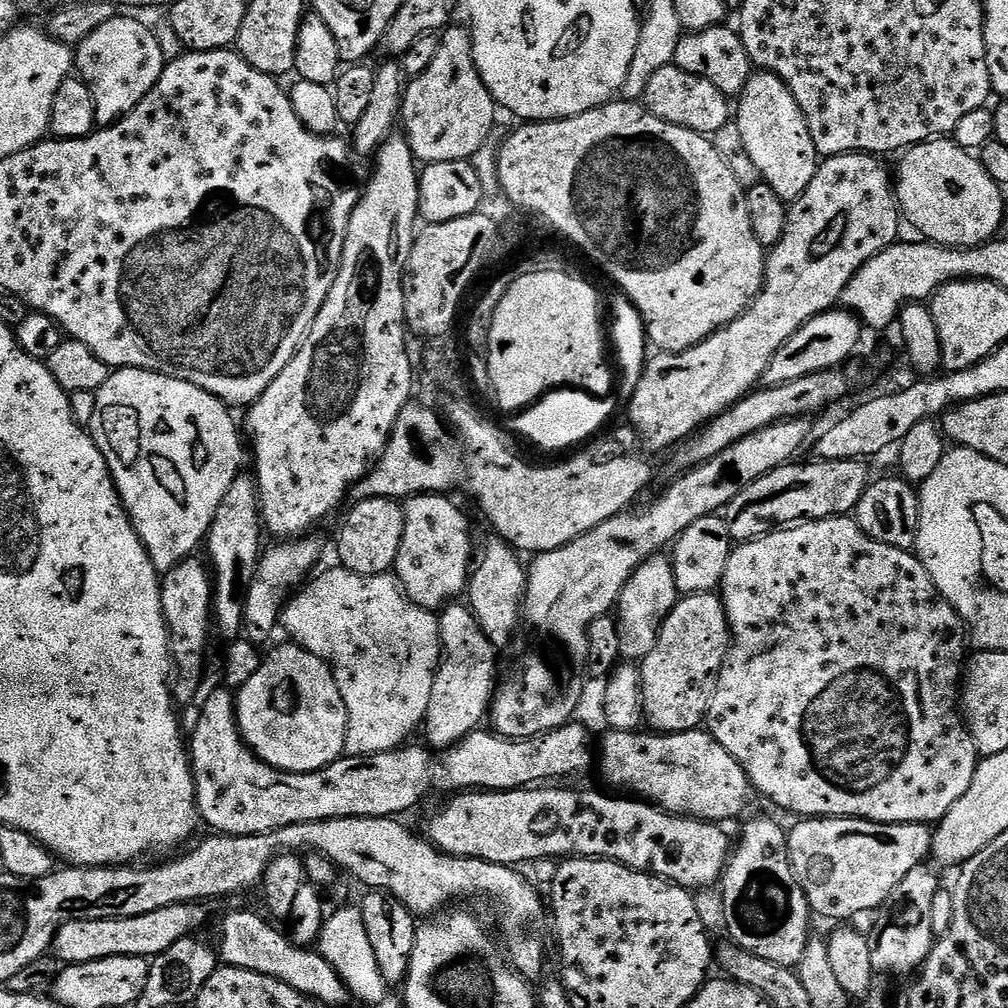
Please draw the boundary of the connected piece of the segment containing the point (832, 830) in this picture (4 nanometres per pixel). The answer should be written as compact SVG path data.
M804 818L790 828L788 832L788 857L792 863L792 869L796 875L796 880L804 888L804 893L808 899L808 907L813 913L825 916L828 920L838 920L834 922L848 922L851 916L860 916L863 912L875 913L877 909L888 903L892 891L900 885L902 878L910 874L910 870L921 867L929 859L932 851L933 829L927 824L875 824L873 820L854 820L851 818Z

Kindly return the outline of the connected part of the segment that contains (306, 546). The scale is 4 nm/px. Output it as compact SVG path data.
M305 534L299 538L288 538L276 542L273 548L263 549L255 580L249 585L247 596L244 597L242 632L250 643L264 646L271 638L272 631L281 623L286 601L309 579L308 571L320 560L320 544L314 537Z

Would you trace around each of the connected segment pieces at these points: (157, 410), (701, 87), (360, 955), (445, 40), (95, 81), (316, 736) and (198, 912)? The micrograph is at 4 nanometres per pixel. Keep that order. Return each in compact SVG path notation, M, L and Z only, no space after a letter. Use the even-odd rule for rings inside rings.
M122 368L113 371L109 375L108 381L96 393L94 418L90 425L92 441L95 442L100 453L106 458L120 500L128 511L128 516L132 519L132 524L136 527L141 542L146 546L157 572L161 574L168 572L171 568L176 568L183 560L189 559L195 553L192 551L199 544L201 547L205 543L210 526L214 522L214 514L218 514L218 506L222 502L222 498L226 498L226 490L230 490L230 486L236 477L241 475L240 463L243 462L244 456L246 460L246 448L245 445L244 448L240 445L240 432L236 429L236 420L228 412L231 412L229 405L214 394L210 394L185 380L179 380L173 376L163 376L157 372L142 370L141 368Z
M668 63L654 78L650 78L650 86L646 86L642 103L650 114L670 122L674 126L682 126L686 130L694 130L701 134L715 134L722 126L730 123L729 97L714 86L714 82L706 82L706 78L690 74ZM729 104L729 108L728 108Z
M359 907L340 908L336 913L329 915L324 921L324 926L318 941L318 951L321 956L338 970L344 979L349 993L356 996L364 1004L380 1004L387 998L390 985L380 969L378 958L374 954L374 946L370 946L370 934L366 930L366 922L362 918Z
M449 26L439 33L438 43L436 45L436 53L434 54L434 62L430 62L429 68L422 70L422 74L411 77L407 81L404 90L404 105L400 108L400 120L402 121L403 135L408 141L410 150L417 158L421 165L433 164L434 162L458 162L459 160L471 160L472 156L483 144L489 143L492 127L496 124L496 112L498 113L498 105L494 97L490 94L490 90L486 90L486 82L482 82L482 78L478 74L478 66L474 62L474 54L472 53L472 33L467 27L456 28L457 26Z
M117 14L110 22L102 22L94 34L74 48L74 68L94 94L96 123L100 126L111 126L133 112L164 73L166 61L155 31L124 15L128 14Z
M283 642L284 644L276 647L261 659L258 670L254 674L254 678L250 678L250 682L246 682L238 689L237 700L234 700L234 711L236 714L236 722L240 725L240 734L244 738L245 744L255 752L258 759L263 760L271 768L281 768L284 772L321 772L323 768L333 764L335 760L341 759L345 755L344 743L348 737L348 715L346 714L346 702L342 702L342 694L338 690L336 680L332 676L332 672L328 669L328 664L322 662L322 658L318 658L314 654L310 654L304 648L298 647L297 644L291 642Z
M207 903L175 904L166 906L162 910L150 910L150 914L142 914L138 918L102 918L101 920L71 920L66 922L56 931L56 937L52 939L51 955L60 961L61 965L81 964L82 962L94 962L98 958L110 958L111 956L143 956L155 958L169 950L180 939L191 937L196 932L199 924L204 924L211 918L212 912Z

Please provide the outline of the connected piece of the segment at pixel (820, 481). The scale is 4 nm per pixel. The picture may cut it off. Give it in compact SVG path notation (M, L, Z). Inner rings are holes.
M820 460L816 464L789 462L750 482L723 509L722 515L733 541L756 540L767 532L801 522L848 516L870 483L864 460Z

